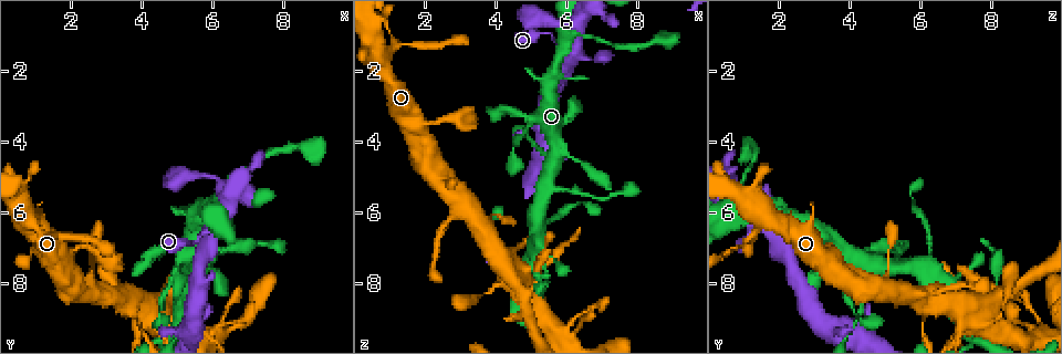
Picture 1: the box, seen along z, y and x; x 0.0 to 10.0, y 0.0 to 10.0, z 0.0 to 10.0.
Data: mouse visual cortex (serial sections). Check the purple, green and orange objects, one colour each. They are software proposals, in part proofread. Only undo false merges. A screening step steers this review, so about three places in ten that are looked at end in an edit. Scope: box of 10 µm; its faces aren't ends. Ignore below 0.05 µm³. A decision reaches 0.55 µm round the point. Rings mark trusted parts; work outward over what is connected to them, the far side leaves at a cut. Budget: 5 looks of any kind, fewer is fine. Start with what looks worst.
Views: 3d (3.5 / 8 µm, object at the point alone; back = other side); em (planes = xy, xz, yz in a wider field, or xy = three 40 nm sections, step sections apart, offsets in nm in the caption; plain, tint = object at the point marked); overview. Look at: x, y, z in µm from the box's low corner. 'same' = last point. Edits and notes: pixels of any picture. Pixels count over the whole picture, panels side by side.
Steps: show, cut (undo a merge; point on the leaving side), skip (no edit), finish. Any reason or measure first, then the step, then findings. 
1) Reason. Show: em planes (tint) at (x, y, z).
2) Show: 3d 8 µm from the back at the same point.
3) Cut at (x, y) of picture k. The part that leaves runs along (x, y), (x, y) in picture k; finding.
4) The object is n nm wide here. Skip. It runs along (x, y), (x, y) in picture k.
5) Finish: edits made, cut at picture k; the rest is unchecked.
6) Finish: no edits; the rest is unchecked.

Sudden change in width. Show: em xy step 3 (tint) at (5.90, 7.25, 4.35).

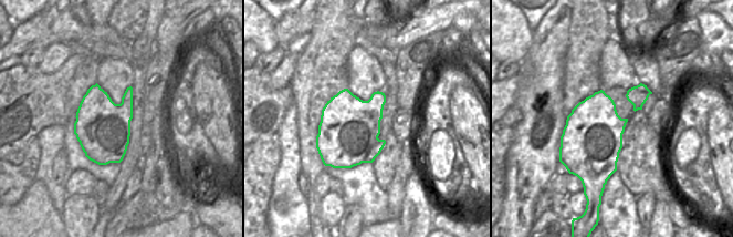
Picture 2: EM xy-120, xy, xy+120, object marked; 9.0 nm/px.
Wider look. Show: 3d 3.5 µm at the same point.

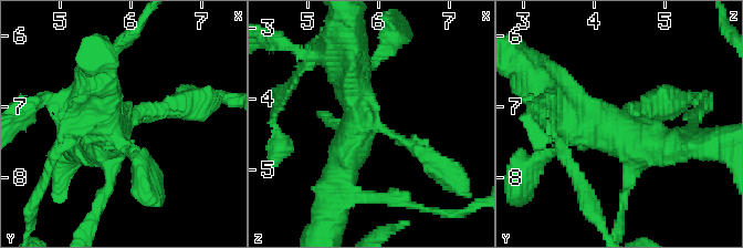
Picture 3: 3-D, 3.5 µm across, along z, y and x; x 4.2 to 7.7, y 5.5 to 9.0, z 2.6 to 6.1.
4 arms meet here; the arms are 150, 150, 450, 600 nm wide. Skip. It runs along (556, 104), (635, 145), (680, 145) in picture 3; all the same cell.

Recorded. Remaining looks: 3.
Sudden change in width. Show: 3d 8 µm at (5.25, 7.60, 6.05).

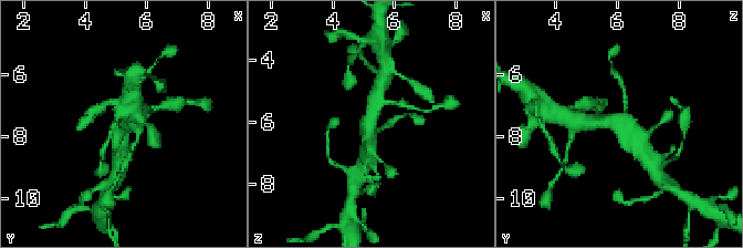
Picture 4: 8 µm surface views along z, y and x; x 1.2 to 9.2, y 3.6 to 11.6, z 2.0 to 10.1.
Show: 3d 3.5 µm at the same point.

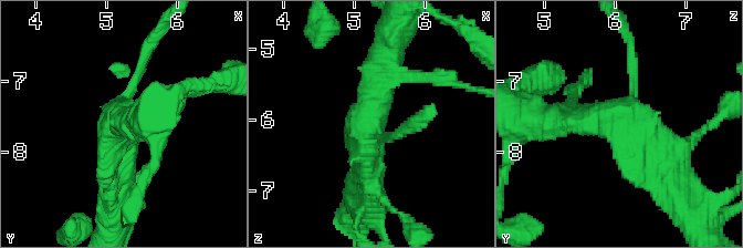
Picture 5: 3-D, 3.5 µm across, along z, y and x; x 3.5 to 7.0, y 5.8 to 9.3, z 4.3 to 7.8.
Show: em xy step 5 (tint) at (5.20, 7.55, 6.05).

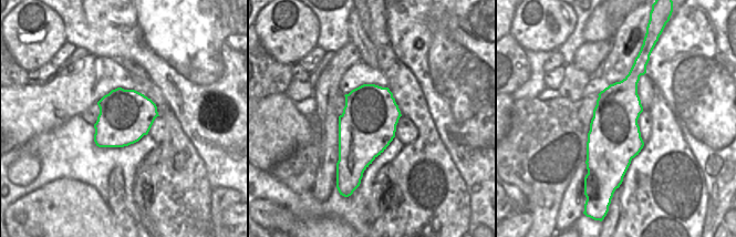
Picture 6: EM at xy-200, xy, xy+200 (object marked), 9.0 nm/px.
The object is 500 nm wide here. Skip. It runs along (546, 121), (617, 121), (670, 165) in picture 5; continuous, no second cell.

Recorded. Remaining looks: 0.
Finish: no edits; the rest is unchecked.

